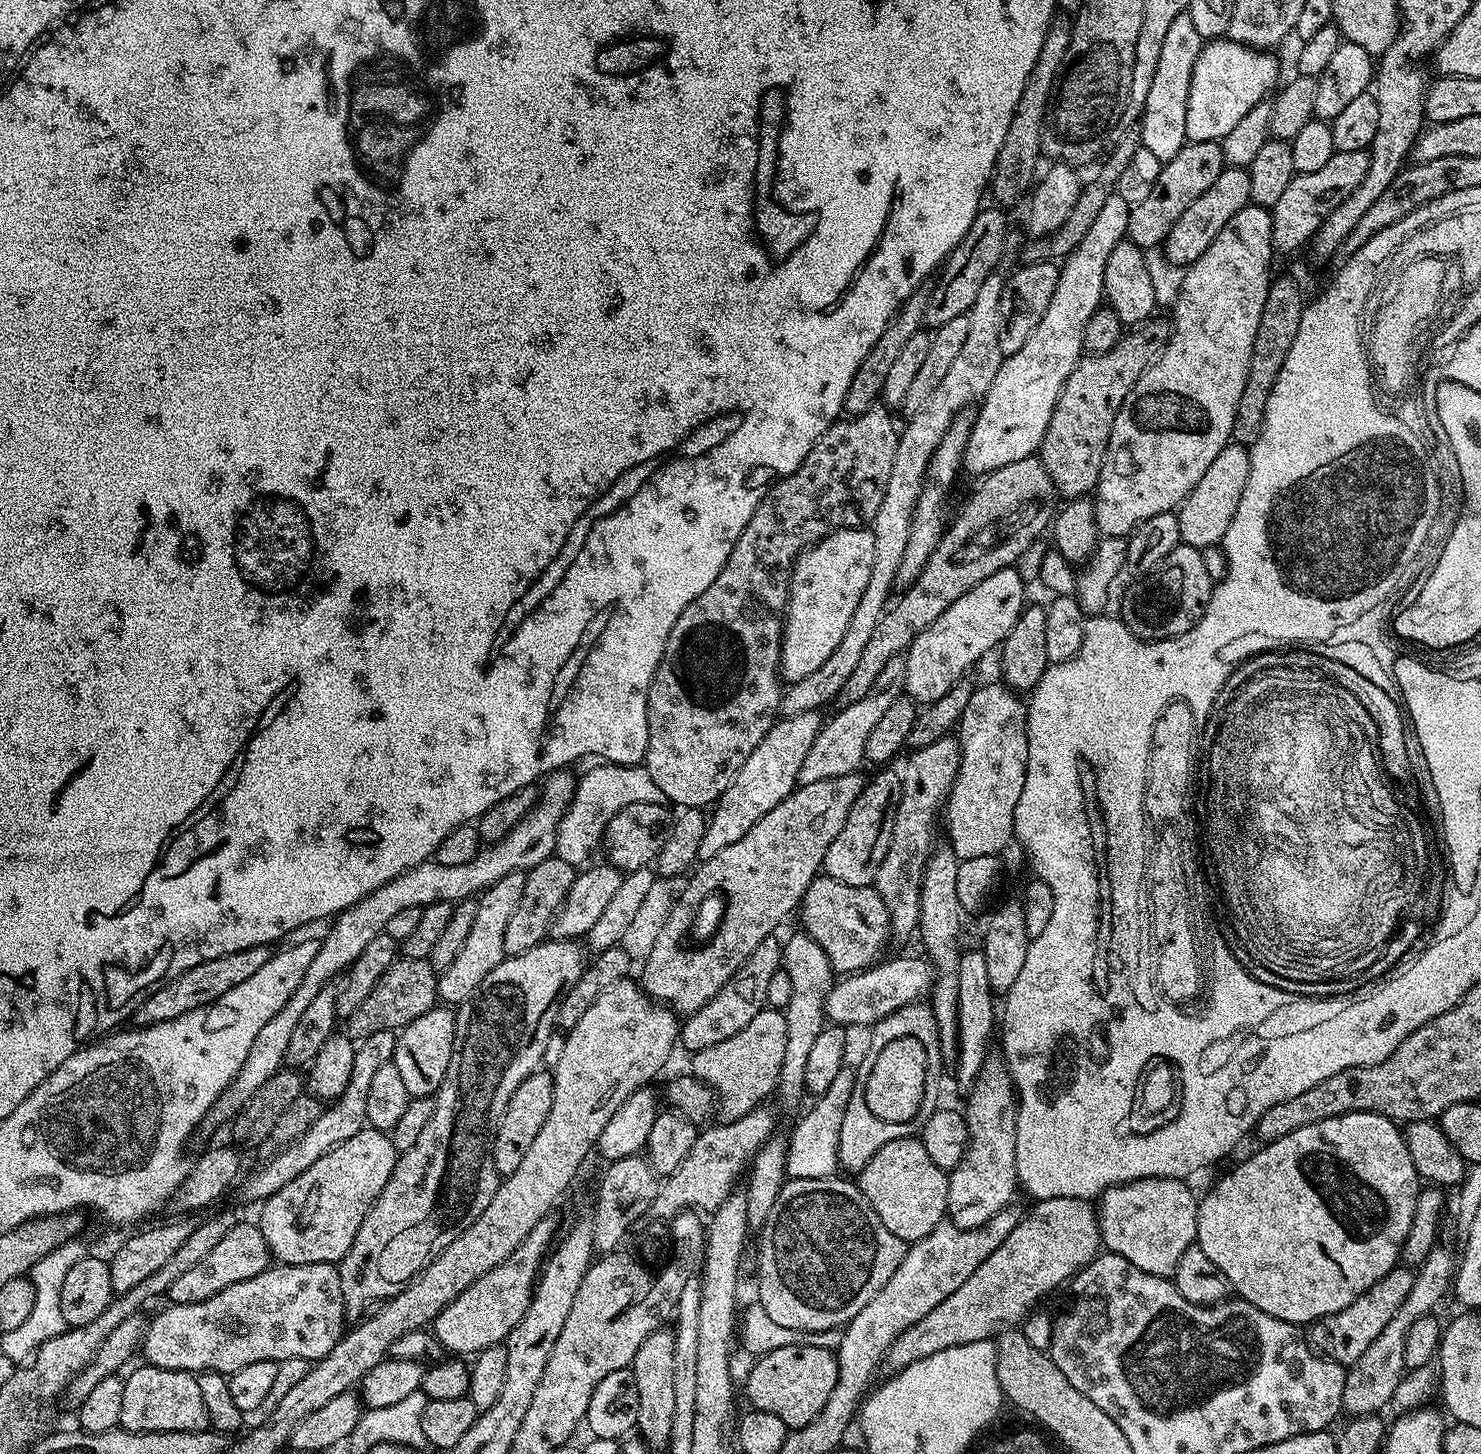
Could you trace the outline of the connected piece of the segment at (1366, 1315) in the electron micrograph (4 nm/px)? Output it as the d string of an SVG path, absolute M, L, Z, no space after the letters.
M1397 1266L1389 1270L1370 1290L1366 1290L1346 1310L1338 1310L1332 1316L1326 1316L1323 1320L1309 1324L1306 1328L1306 1339L1313 1352L1333 1360L1338 1364L1350 1366L1358 1358L1362 1358L1362 1353L1366 1351L1366 1346L1378 1338L1378 1334L1386 1327L1386 1322L1398 1314L1398 1306L1406 1302L1406 1294L1410 1294L1412 1285L1413 1269Z

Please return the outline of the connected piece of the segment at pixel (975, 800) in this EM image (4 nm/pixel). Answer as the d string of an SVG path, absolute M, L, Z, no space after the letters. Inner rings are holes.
M1000 682L984 684L981 688L980 685L973 687L970 702L966 702L966 710L962 710L962 718L958 725L958 739L960 765L946 805L947 843L952 847L959 861L988 853L1000 854L1008 843L1013 843L1014 806L1018 806L1018 798L1022 798L1022 786L1026 782L1028 710L1025 701L1013 689Z

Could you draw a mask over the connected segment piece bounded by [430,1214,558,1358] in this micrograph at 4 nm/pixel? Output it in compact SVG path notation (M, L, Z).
M548 1215L526 1234L522 1246L510 1254L494 1270L482 1274L458 1298L454 1298L436 1316L430 1325L430 1332L436 1337L445 1353L455 1354L460 1358L472 1358L476 1353L495 1344L507 1341L509 1334L522 1322L522 1314L532 1301L532 1289L536 1287L536 1277L540 1274L542 1261L557 1239L555 1215Z

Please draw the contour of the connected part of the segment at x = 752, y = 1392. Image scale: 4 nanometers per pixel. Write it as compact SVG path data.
M781 1346L779 1350L770 1350L770 1354L759 1357L748 1372L748 1381L742 1384L742 1392L748 1395L753 1409L782 1418L789 1430L801 1428L814 1418L826 1406L830 1393L834 1391L834 1382L838 1382L838 1362L835 1351L822 1346Z

